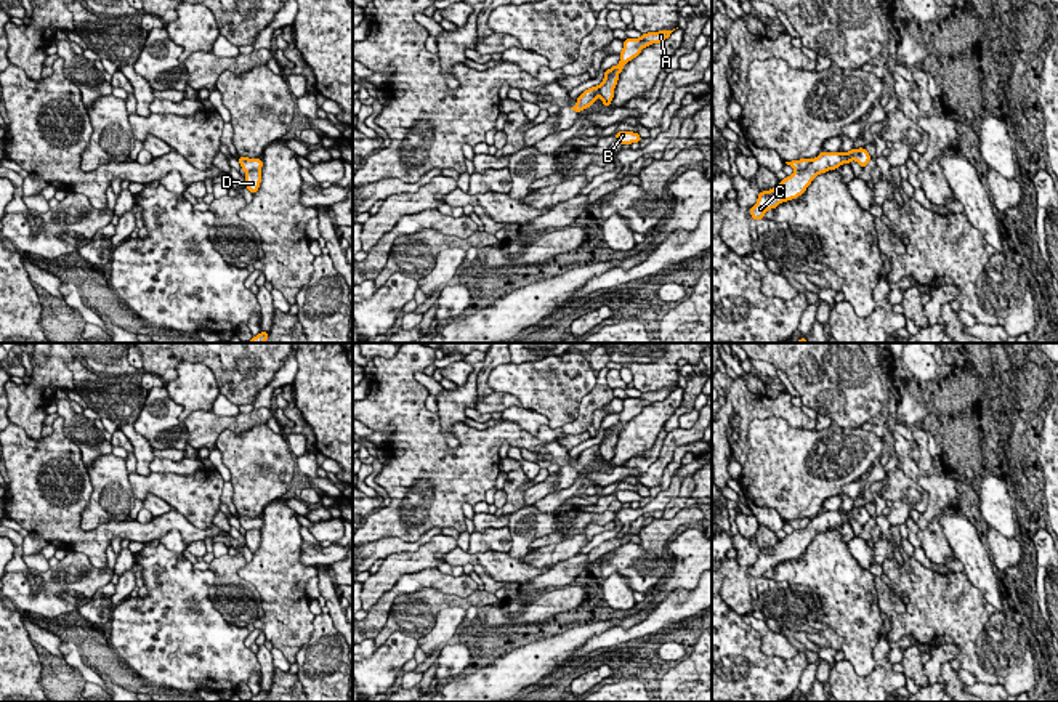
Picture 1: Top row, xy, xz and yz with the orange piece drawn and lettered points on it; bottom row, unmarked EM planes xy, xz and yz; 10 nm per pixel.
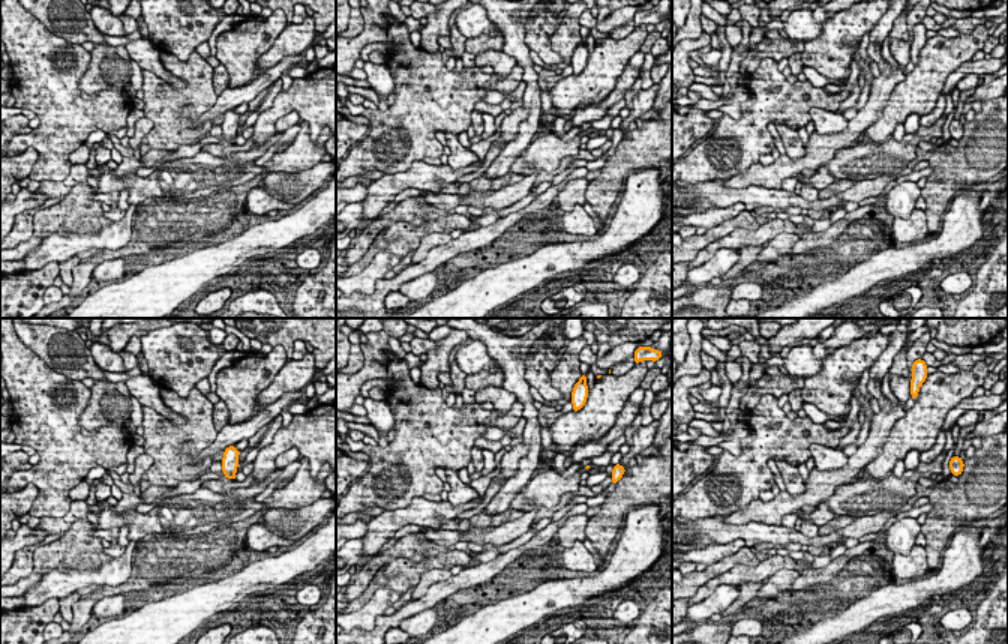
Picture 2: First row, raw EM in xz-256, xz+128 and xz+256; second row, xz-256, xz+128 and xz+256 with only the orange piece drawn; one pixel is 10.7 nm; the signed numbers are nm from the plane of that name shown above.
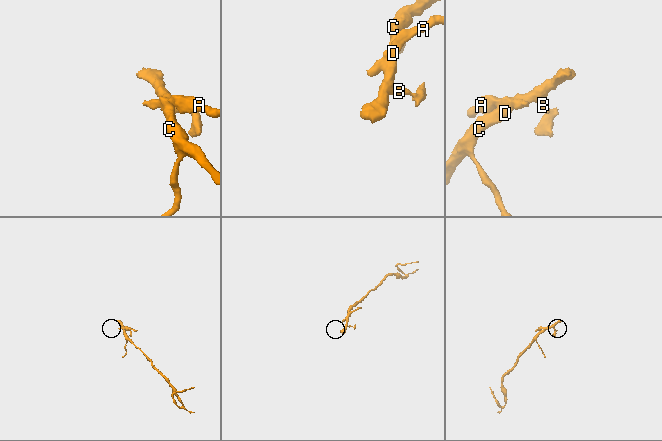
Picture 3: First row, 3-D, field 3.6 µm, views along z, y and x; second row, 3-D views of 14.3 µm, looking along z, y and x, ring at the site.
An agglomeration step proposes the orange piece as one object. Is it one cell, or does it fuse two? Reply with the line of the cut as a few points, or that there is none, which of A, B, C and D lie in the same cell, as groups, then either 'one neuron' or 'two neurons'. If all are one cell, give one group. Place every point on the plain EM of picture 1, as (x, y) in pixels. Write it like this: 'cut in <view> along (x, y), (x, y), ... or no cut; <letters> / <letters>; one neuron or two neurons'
cut in yz along (810, 520), (795, 531); A / B C D; two neurons

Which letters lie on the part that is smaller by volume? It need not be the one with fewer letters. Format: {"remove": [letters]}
{"remove": ["A"]}

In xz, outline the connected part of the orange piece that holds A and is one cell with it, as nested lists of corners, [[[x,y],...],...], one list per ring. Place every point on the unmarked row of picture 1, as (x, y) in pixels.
[[[659,389],[659,391],[648,391],[641,393],[640,397],[625,397],[624,399],[624,407],[619,412],[620,422],[617,425],[612,425],[611,428],[604,430],[604,438],[611,433],[616,431],[617,434],[622,431],[624,425],[636,417],[643,407],[652,404],[652,402],[660,402],[665,397],[670,396],[673,389]]]

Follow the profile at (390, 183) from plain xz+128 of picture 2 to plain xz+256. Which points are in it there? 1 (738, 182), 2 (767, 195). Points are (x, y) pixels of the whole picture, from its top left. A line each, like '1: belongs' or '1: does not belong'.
1: belongs
2: does not belong

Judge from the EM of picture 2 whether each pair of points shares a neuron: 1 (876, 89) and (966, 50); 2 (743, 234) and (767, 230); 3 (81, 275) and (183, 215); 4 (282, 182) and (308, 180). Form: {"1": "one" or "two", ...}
{"1": "two", "2": "one", "3": "one", "4": "one"}

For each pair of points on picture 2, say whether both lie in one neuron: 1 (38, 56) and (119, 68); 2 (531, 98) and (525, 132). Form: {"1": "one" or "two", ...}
{"1": "two", "2": "one"}

